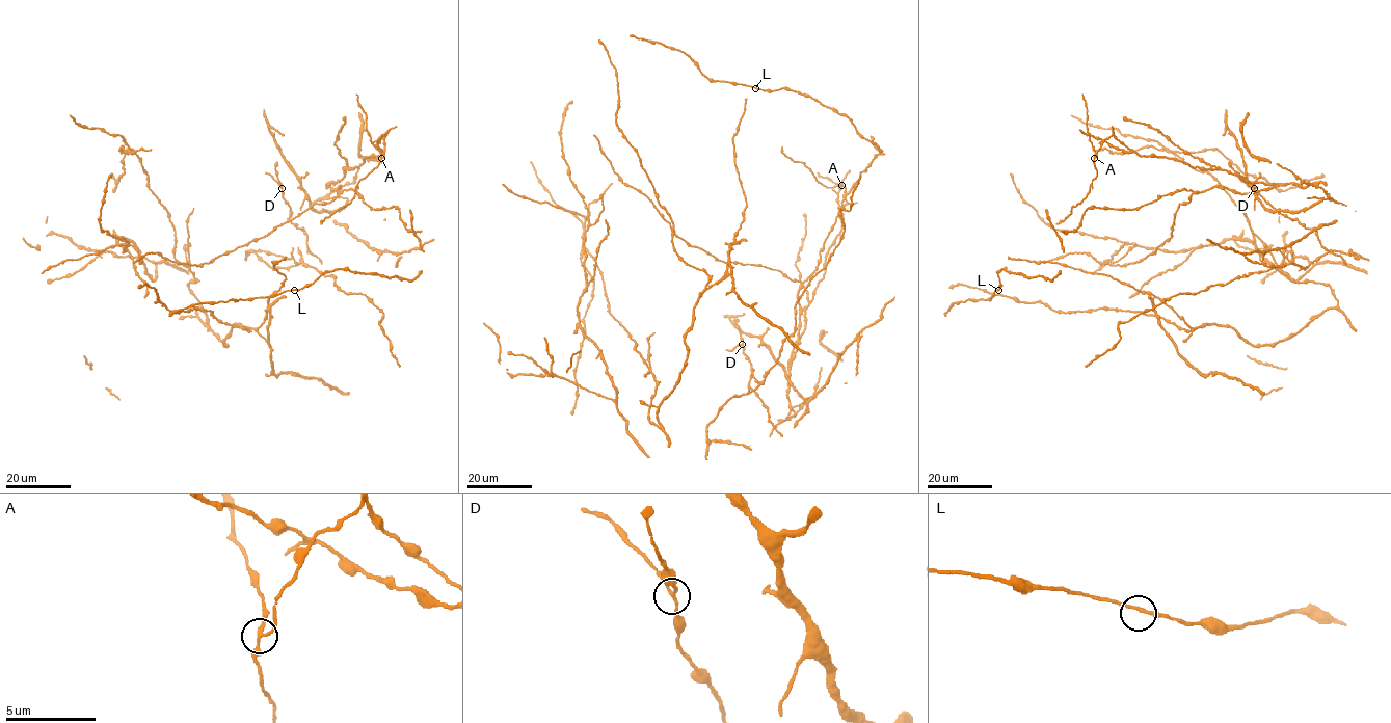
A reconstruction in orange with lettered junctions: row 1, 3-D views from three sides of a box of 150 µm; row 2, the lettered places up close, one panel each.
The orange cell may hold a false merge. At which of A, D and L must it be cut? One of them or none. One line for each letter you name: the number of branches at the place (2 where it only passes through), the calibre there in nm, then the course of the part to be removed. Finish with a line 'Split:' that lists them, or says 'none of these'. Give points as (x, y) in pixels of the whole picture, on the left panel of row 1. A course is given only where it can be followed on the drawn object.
D: branches 3; calibre 140 nm; course (282, 188), (265, 172)
Split: D

